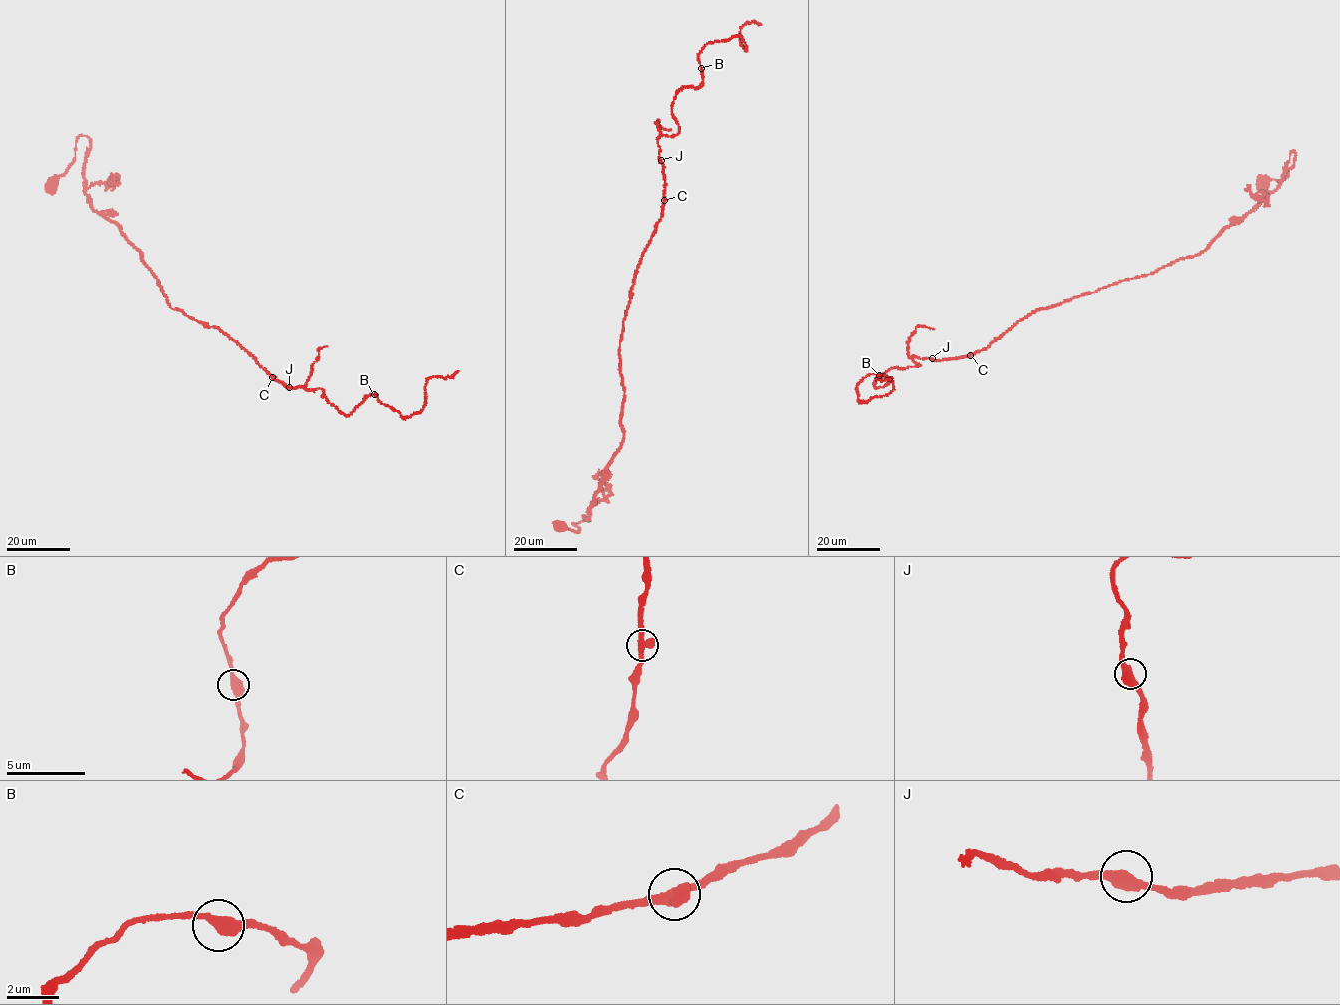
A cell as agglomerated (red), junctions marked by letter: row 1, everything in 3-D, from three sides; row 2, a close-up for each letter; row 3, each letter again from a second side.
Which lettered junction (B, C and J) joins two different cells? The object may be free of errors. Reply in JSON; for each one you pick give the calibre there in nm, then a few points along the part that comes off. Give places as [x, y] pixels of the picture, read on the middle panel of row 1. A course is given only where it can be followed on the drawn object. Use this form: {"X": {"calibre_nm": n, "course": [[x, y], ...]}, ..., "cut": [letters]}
{"cut": []}

